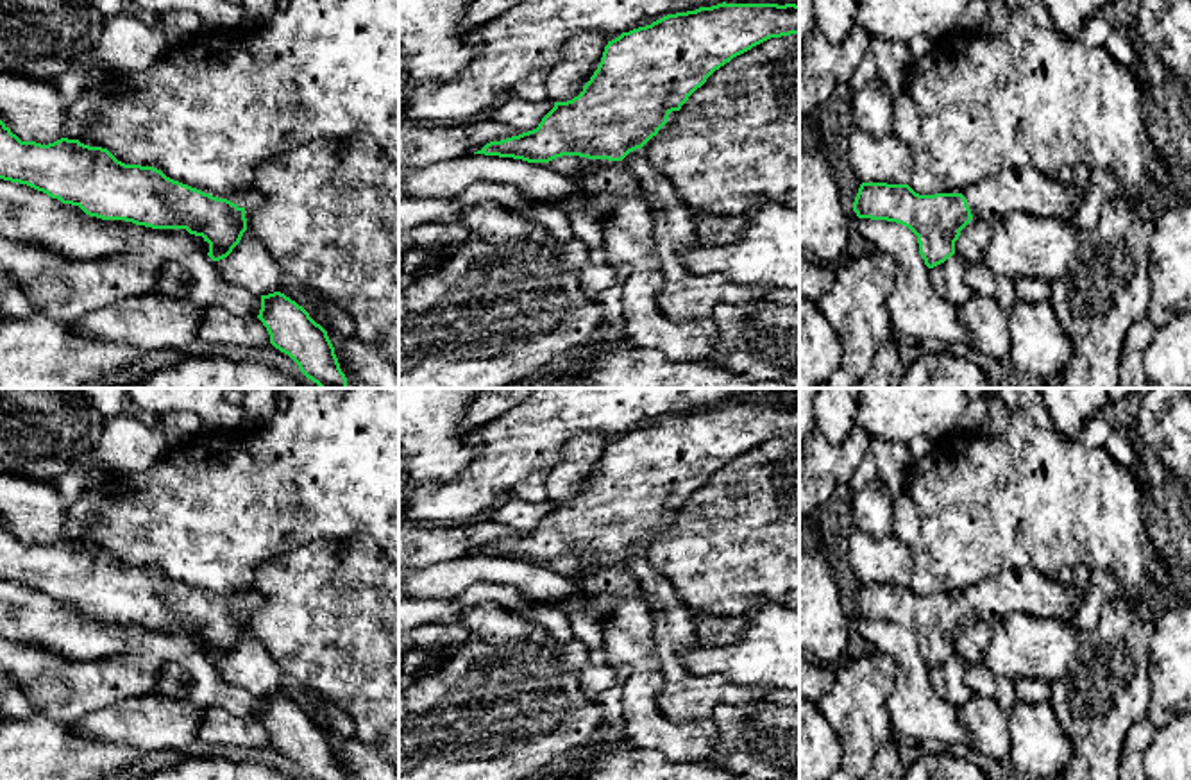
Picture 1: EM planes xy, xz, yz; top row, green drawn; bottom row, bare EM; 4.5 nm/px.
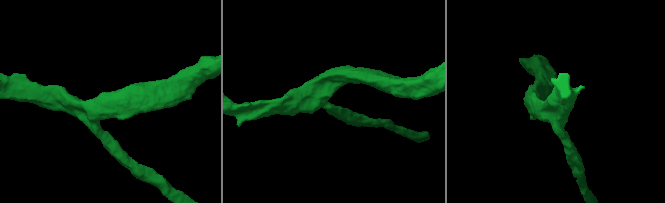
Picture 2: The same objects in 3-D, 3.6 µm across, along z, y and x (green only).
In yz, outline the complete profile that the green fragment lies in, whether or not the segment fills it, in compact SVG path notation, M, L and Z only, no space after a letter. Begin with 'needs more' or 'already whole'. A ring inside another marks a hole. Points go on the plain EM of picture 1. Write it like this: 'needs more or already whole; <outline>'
needs more; M1034 569L1003 571L994 578L985 578L966 590L966 594L919 596L908 585L862 583L853 603L858 619L887 621L908 628L919 644L919 655L928 669L944 664L955 655L955 642L960 632L973 621L984 619L991 626L1014 612L1023 612L1041 619L1071 619L1089 594L1089 585L1060 585L1050 581Z

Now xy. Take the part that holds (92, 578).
already whole; M0 521L0 580L27 585L102 621L125 621L152 630L186 630L209 644L213 662L227 658L247 632L245 608L166 578L154 567L125 565L107 549L61 538L41 546L21 542Z

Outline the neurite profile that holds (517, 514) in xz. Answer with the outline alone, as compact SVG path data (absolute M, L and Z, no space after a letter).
M511 497L499 508L490 512L490 519L510 526L520 533L528 533L538 528L542 519L554 508L554 503L528 503L519 497Z

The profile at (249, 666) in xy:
M249 630L232 653L215 666L225 682L259 698L277 692L283 680L283 669Z

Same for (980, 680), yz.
M967 664L964 680L973 696L989 698L1005 712L1016 703L1014 682L991 673L984 664Z

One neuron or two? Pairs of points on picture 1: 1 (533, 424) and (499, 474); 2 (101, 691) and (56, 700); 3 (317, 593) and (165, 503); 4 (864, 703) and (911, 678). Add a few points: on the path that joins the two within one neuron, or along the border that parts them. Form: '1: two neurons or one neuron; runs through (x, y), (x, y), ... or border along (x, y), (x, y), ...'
1: one neuron; runs through (524, 437), (501, 462)
2: one neuron; runs through (90, 691), (67, 691)
3: two neurons; border along (303, 544), (267, 559), (256, 569), (253, 587)
4: two neurons; border along (877, 650), (895, 662), (887, 702), (895, 730)

